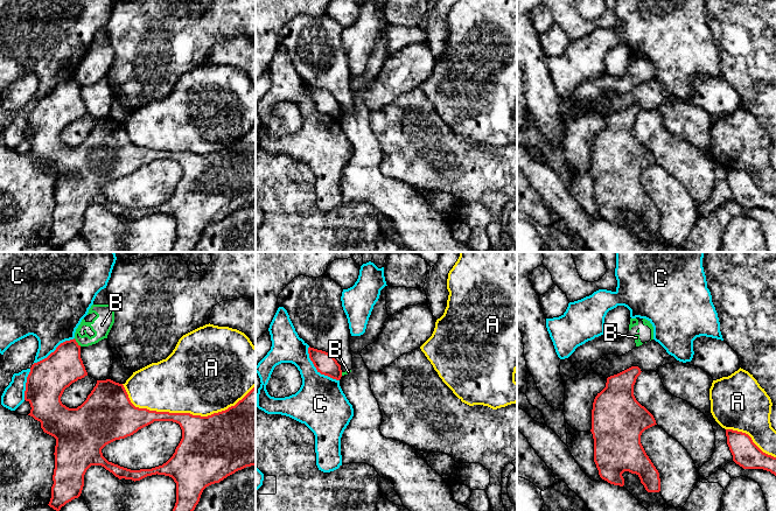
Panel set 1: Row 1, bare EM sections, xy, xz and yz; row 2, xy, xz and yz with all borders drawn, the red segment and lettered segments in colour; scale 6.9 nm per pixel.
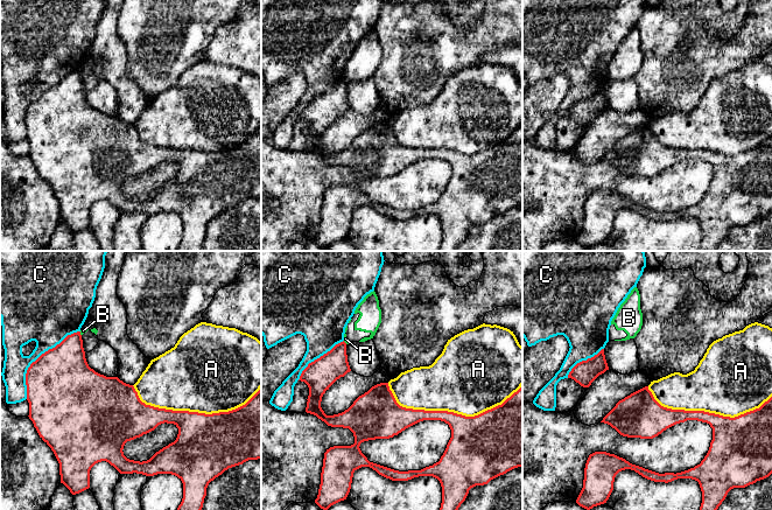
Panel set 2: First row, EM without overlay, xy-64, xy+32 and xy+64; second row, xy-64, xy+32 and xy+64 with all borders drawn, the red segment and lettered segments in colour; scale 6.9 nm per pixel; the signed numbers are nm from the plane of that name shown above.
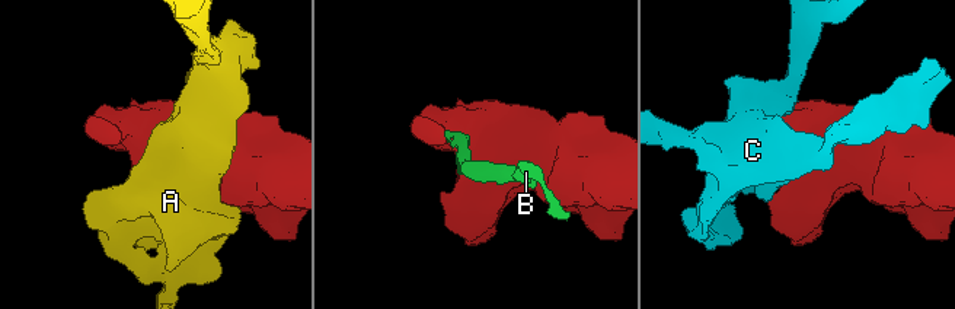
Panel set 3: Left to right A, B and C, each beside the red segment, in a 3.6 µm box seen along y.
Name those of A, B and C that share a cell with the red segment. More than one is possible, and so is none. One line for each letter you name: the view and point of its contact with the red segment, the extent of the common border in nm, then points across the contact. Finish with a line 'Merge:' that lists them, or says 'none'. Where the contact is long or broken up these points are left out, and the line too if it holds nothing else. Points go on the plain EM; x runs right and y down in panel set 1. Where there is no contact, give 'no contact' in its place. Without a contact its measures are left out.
Merge: none

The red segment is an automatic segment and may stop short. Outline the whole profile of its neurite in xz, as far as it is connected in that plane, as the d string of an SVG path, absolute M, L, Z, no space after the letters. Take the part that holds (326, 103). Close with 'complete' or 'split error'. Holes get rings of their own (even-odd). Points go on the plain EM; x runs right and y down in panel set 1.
M310 85L308 86L308 92L317 111L336 119L341 118L342 116L341 104L331 93Z; complete

